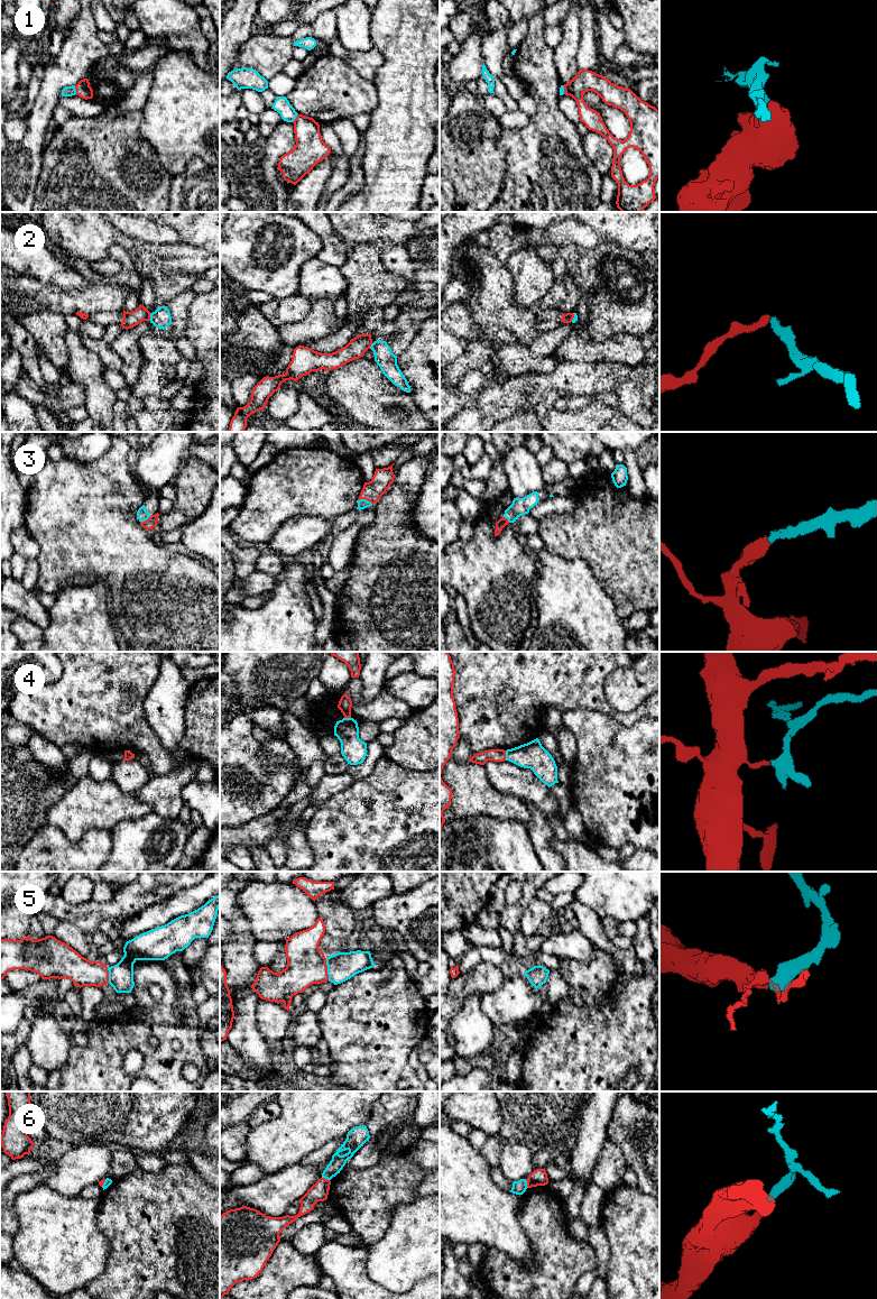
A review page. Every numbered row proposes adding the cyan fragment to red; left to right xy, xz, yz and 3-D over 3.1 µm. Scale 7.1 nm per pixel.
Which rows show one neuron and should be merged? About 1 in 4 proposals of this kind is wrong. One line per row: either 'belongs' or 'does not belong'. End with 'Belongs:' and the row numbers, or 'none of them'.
1: does not belong
2: does not belong
3: belongs
4: does not belong
5: belongs
6: does not belong
Belongs: 3, 5

